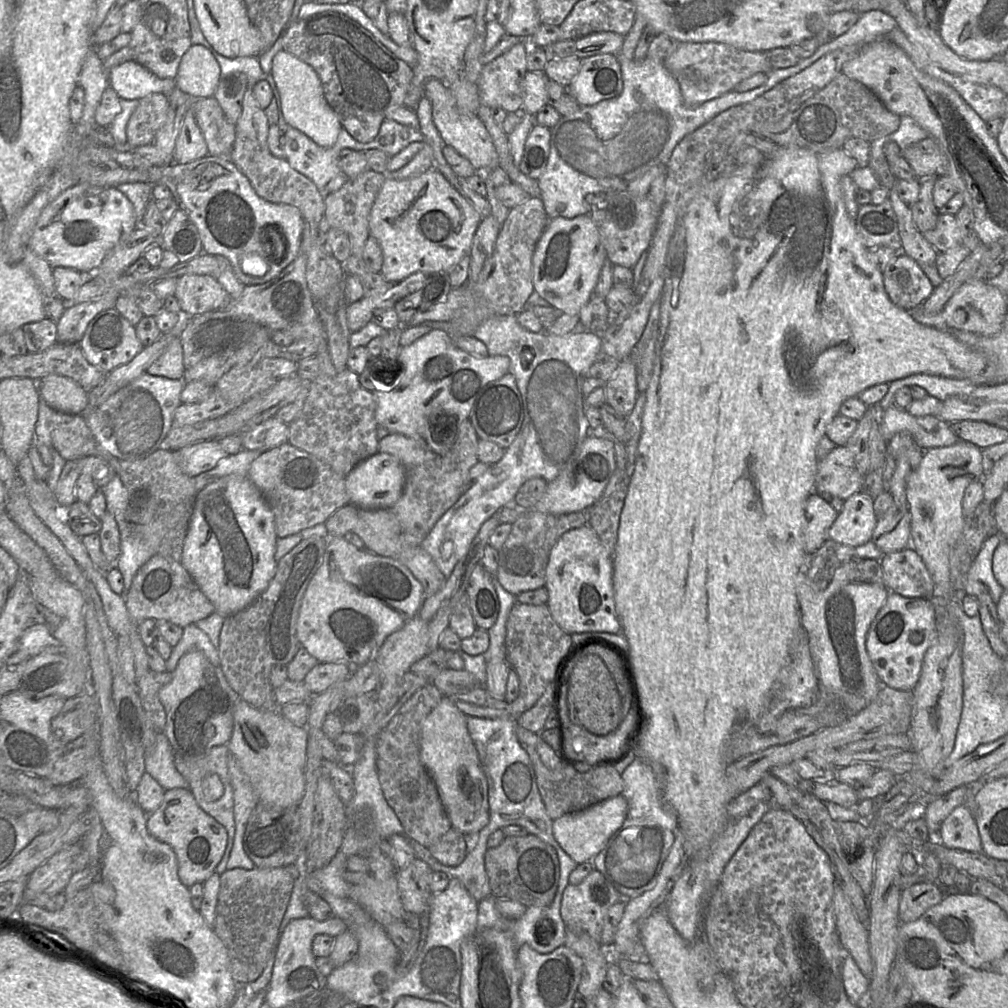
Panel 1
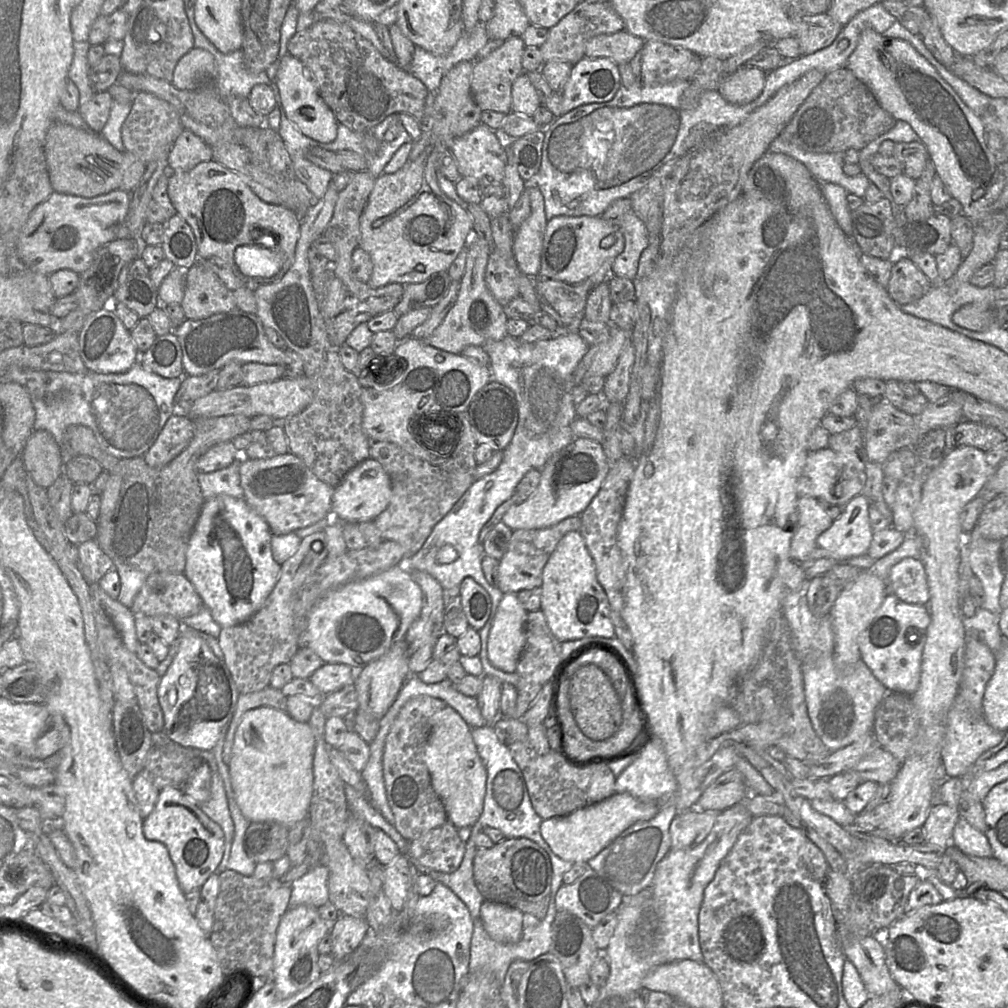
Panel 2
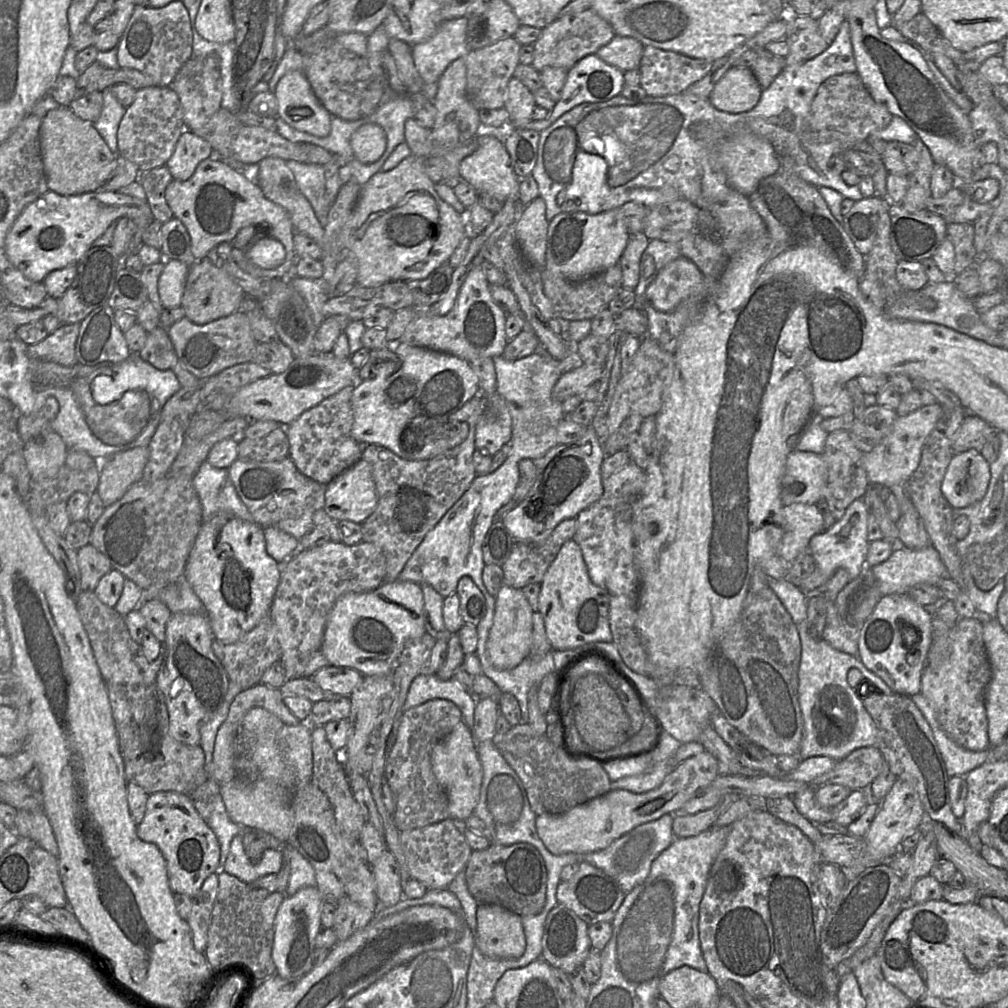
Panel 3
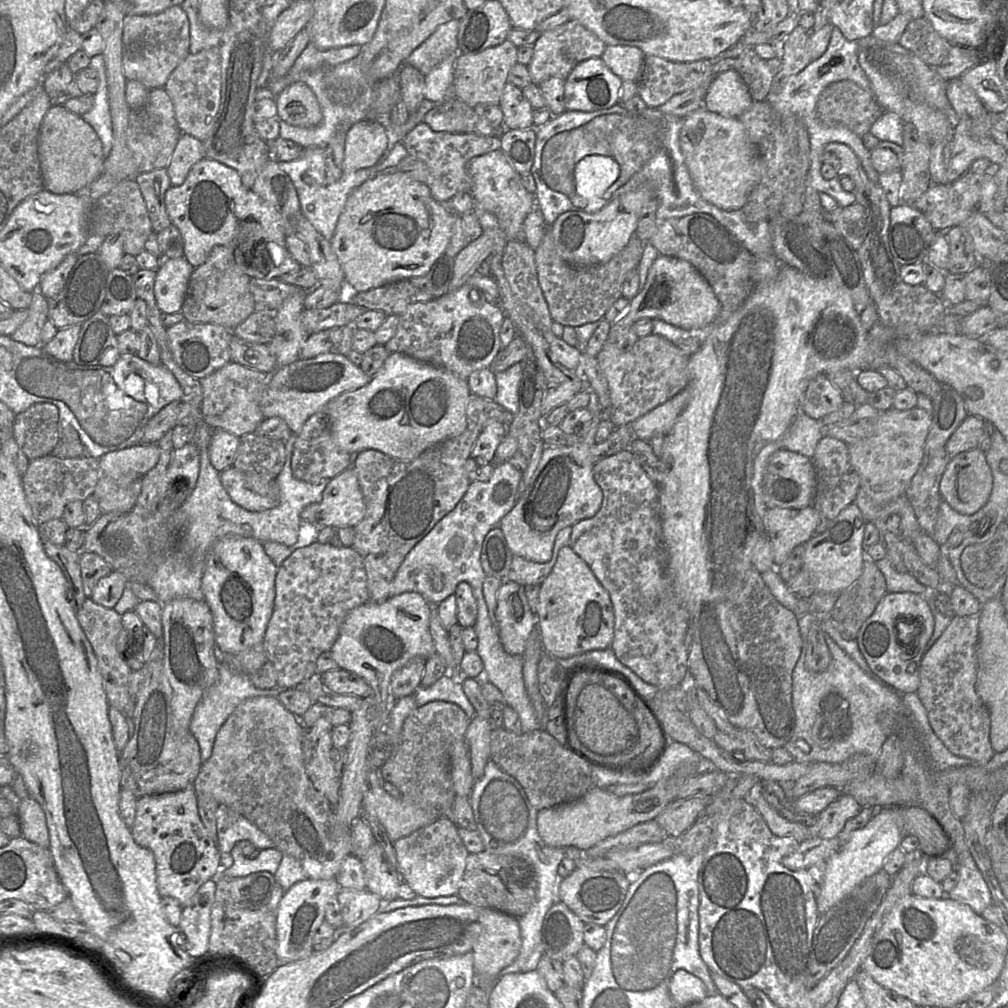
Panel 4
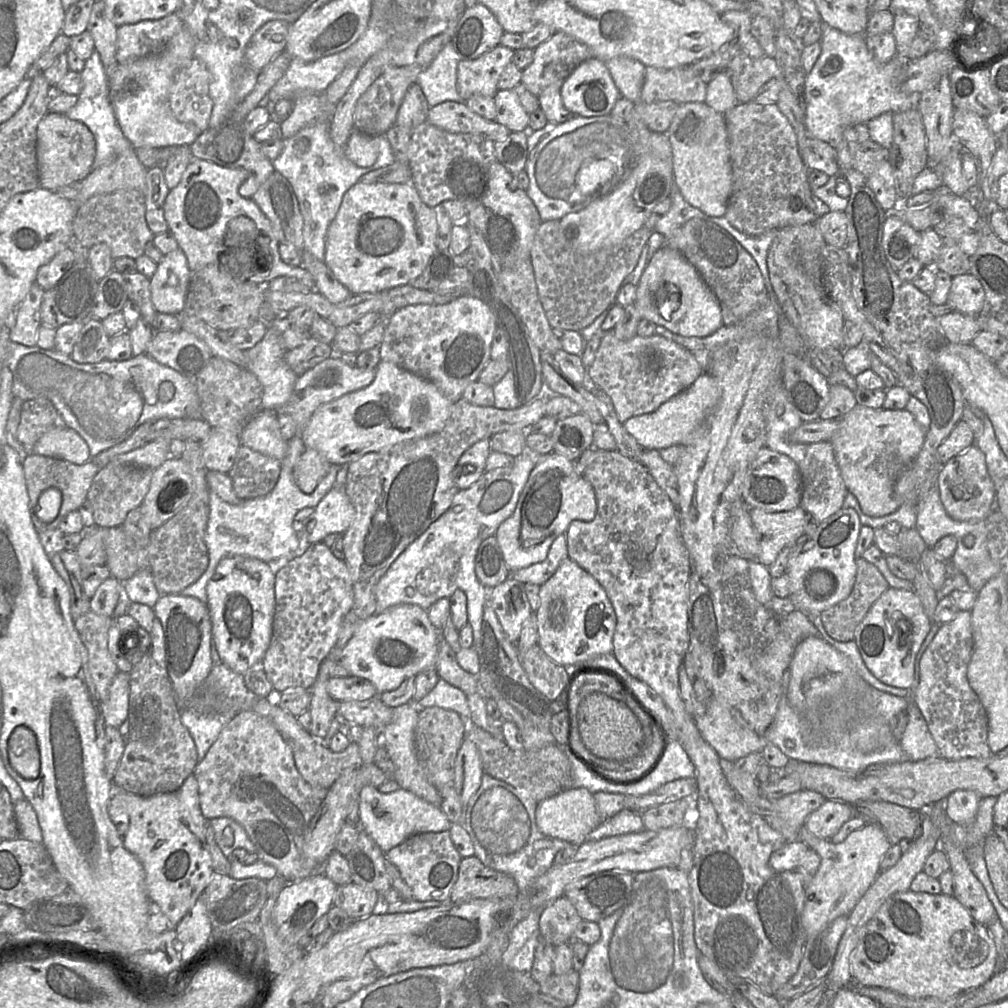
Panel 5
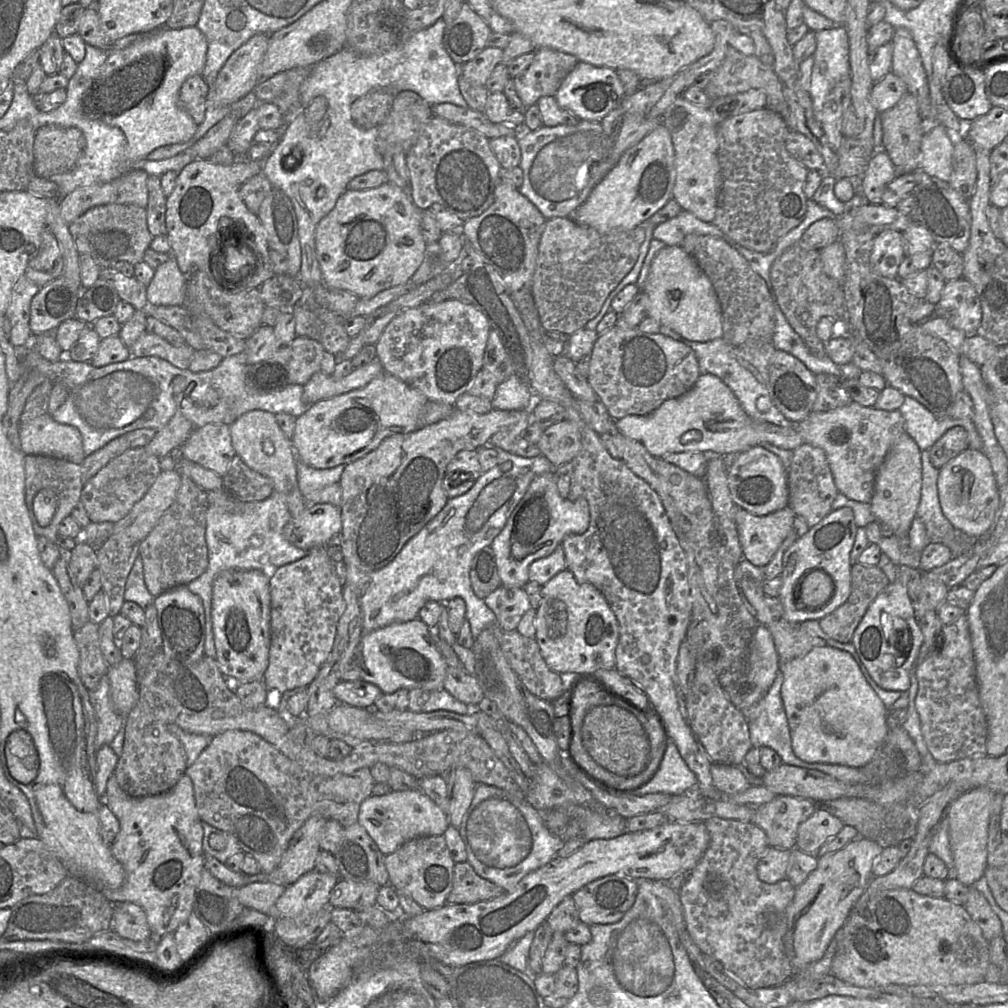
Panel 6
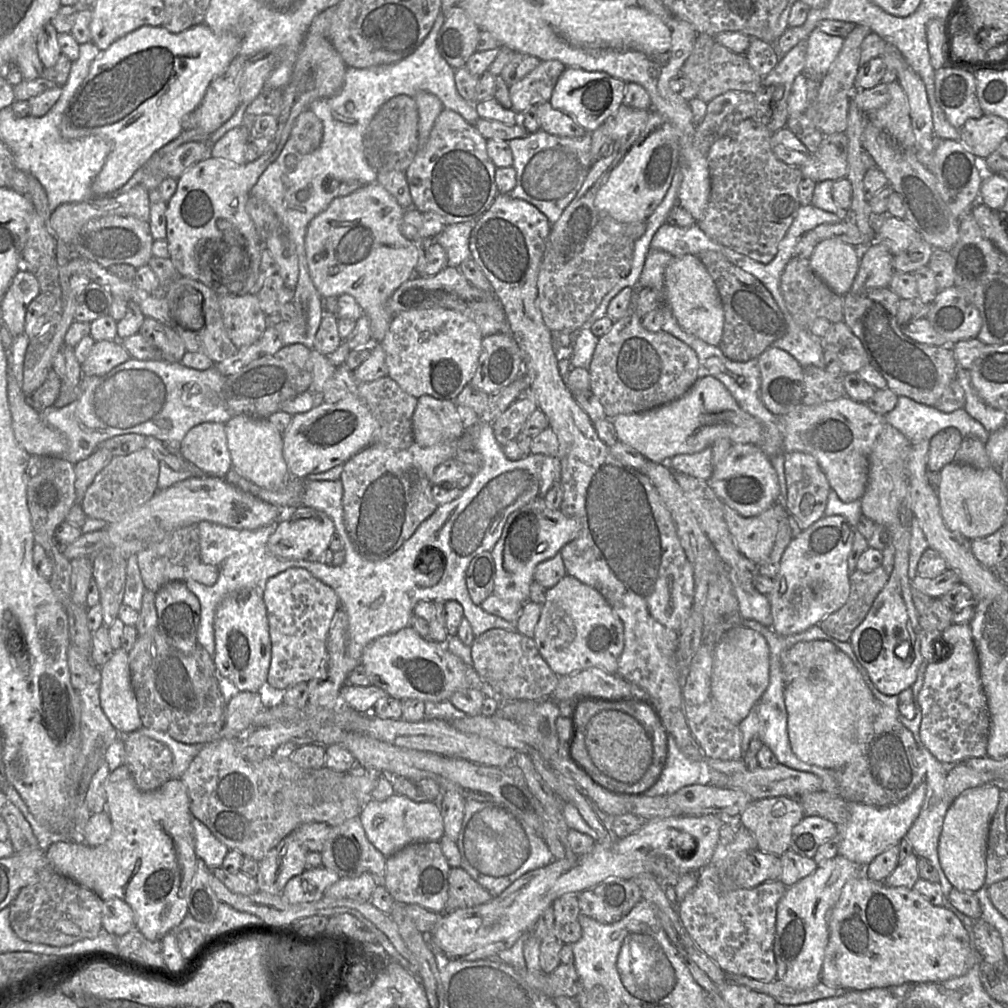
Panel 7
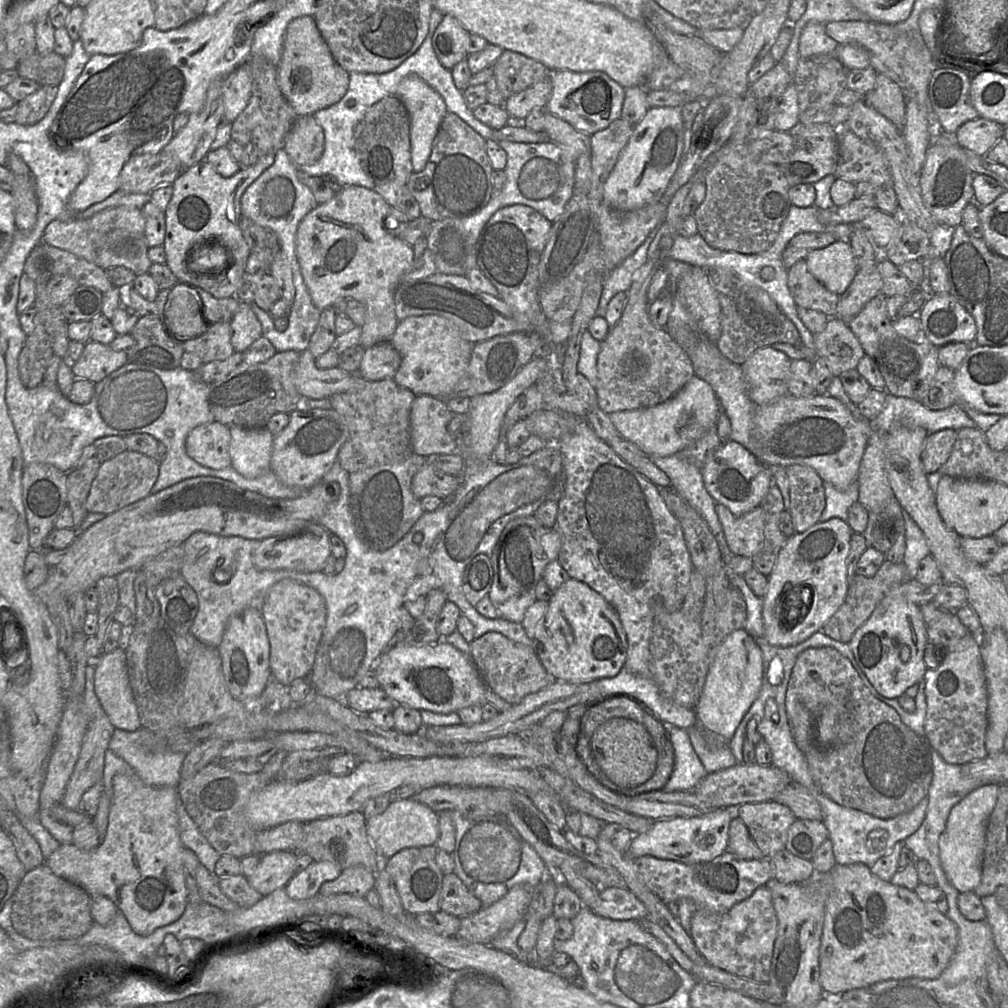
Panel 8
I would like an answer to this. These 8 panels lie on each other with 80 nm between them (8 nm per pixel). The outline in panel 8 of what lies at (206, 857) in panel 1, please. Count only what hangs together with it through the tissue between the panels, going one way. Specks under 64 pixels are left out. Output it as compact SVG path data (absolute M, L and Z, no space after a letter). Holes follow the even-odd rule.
M135 772L131 774L117 774L112 781L113 793L110 798L109 820L104 840L94 849L82 850L72 843L60 844L44 863L55 875L62 877L70 882L81 887L89 895L102 895L112 900L122 911L126 917L130 927L140 936L148 936L157 928L166 926L178 920L185 910L187 904L187 886L183 867L183 848L184 844L181 841L178 816L177 816L177 801L179 793L177 787L174 786L151 786L146 784Z

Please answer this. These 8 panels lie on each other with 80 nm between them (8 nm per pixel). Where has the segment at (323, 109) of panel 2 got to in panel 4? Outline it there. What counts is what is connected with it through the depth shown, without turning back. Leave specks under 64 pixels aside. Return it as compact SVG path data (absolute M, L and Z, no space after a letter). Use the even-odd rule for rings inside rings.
M297 81L284 88L275 98L277 117L293 126L313 127L322 121L322 113L313 91Z

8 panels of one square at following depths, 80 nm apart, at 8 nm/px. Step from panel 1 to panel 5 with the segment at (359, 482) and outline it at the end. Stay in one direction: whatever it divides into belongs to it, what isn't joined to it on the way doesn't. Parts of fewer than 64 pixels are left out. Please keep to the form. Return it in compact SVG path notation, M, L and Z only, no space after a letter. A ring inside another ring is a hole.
M333 486L314 507L311 517L302 522L295 520L294 528L299 539L307 533L306 539L310 544L314 544L323 542L328 534L344 533L354 515L355 510L345 488Z

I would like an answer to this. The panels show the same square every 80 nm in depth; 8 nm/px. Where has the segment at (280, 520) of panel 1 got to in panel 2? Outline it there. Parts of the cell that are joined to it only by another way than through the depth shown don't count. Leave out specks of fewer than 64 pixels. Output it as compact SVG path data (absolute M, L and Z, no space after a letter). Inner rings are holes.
M290 451L272 458L243 458L239 468L244 499L269 525L272 534L285 535L331 517L334 487L319 480Z

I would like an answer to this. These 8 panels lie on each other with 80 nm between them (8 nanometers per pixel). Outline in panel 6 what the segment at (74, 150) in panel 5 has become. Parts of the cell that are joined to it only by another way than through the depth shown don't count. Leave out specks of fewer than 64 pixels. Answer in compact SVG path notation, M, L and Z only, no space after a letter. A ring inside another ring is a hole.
M43 126L35 131L34 171L49 179L71 170L86 146L82 131L76 127Z

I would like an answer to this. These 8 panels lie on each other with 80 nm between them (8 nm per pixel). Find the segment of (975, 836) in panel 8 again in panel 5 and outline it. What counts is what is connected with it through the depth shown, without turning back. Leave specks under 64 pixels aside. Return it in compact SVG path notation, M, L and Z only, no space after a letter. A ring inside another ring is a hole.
M956 790L947 798L946 814L958 826L967 828L974 820L981 796L971 790Z

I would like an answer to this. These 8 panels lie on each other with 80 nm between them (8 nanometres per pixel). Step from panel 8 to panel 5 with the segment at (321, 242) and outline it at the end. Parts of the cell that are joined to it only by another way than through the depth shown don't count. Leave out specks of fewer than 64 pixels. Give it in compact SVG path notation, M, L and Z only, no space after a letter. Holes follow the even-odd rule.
M359 181L346 191L339 210L328 227L324 261L352 295L381 292L409 284L421 275L437 250L437 231L435 208L422 202L411 183L367 184Z

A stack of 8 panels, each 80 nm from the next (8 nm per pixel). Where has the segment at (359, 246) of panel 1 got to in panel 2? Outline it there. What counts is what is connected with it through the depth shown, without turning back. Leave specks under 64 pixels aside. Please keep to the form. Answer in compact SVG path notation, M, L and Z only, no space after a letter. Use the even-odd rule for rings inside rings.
M358 171L351 174L347 186L338 193L333 215L322 235L326 237L335 248L336 257L332 265L334 276L341 281L351 294L359 299L391 296L401 300L405 291L404 285L390 283L378 288L373 288L367 282L361 282L353 277L351 273L352 253L358 248L360 242L360 217L374 187L375 180L376 177L371 175L368 171Z

